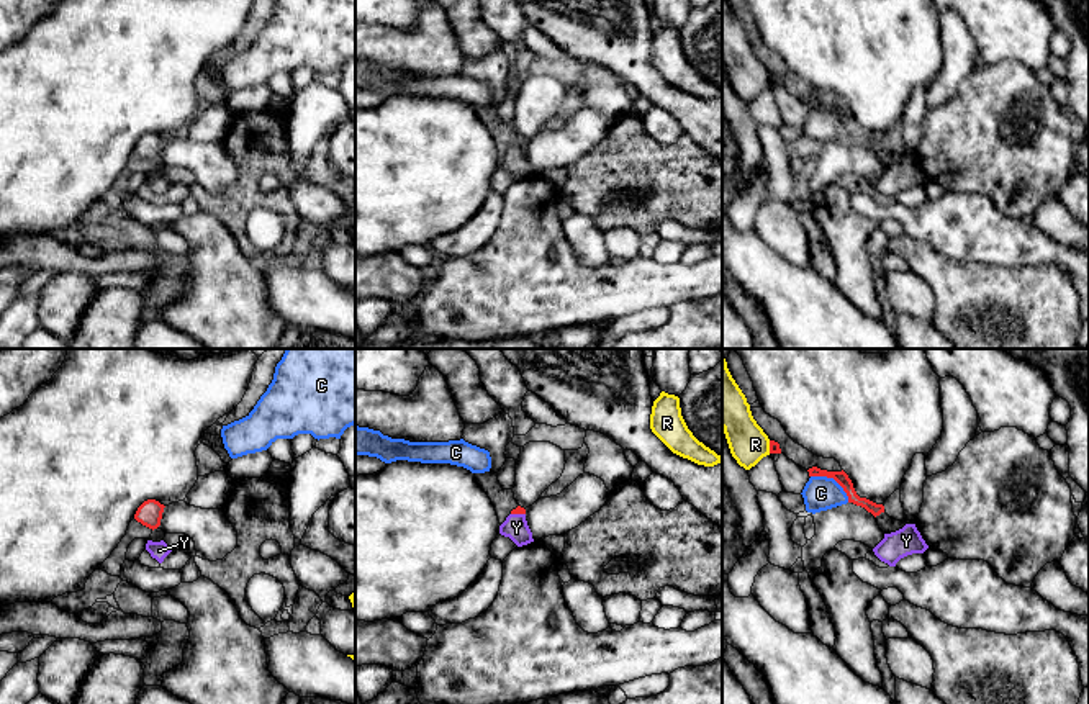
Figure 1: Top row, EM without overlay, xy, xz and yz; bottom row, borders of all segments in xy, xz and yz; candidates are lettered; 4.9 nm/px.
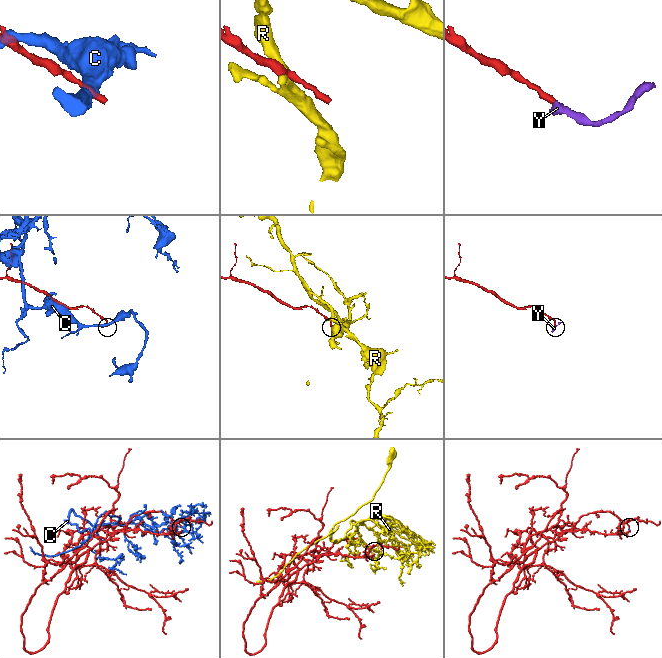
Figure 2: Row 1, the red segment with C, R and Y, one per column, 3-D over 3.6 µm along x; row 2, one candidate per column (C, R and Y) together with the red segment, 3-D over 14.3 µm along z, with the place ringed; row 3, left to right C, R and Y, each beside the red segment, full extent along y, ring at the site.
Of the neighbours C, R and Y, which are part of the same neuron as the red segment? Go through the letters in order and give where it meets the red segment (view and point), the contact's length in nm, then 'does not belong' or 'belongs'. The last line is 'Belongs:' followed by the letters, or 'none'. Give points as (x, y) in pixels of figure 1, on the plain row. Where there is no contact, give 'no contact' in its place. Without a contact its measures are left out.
C: meets red in yz at (834, 112); contact 240 nm long; does not belong
R: meets red in yz at (770, 81); contact 60 nm long; does not belong
Y: meets red in xz at (518, 146); contact 70 nm long; belongs
Belongs: Y

